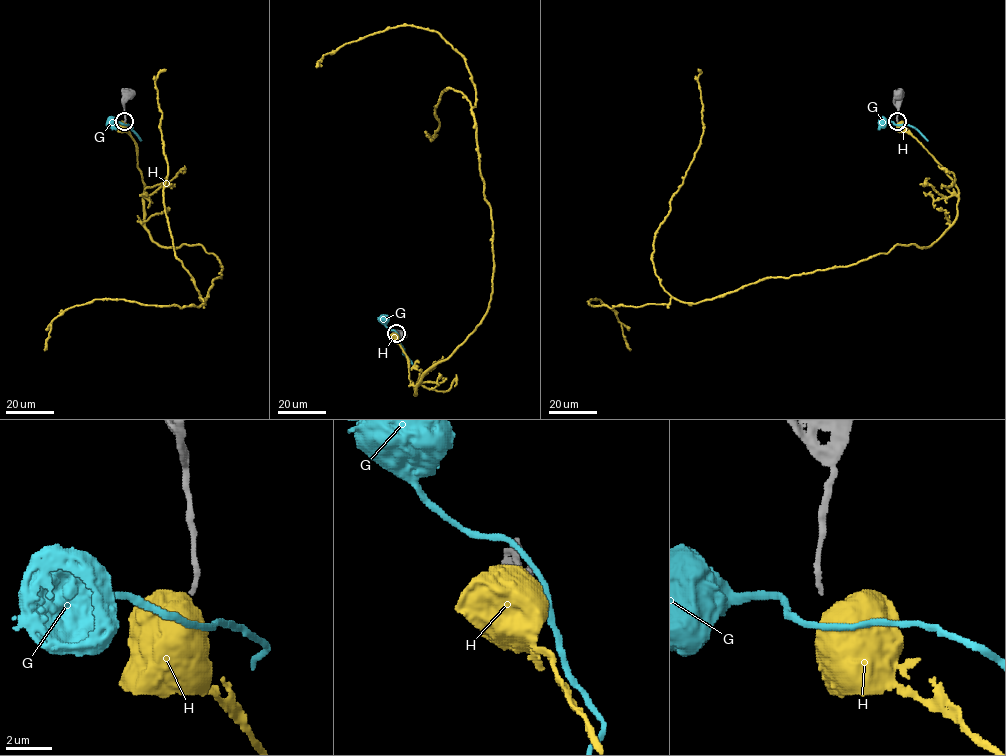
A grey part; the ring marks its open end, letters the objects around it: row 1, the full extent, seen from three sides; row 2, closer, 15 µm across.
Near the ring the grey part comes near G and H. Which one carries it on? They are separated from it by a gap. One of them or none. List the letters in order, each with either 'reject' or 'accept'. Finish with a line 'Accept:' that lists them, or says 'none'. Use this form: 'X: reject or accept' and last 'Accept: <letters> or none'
G: reject
H: reject
Accept: none

